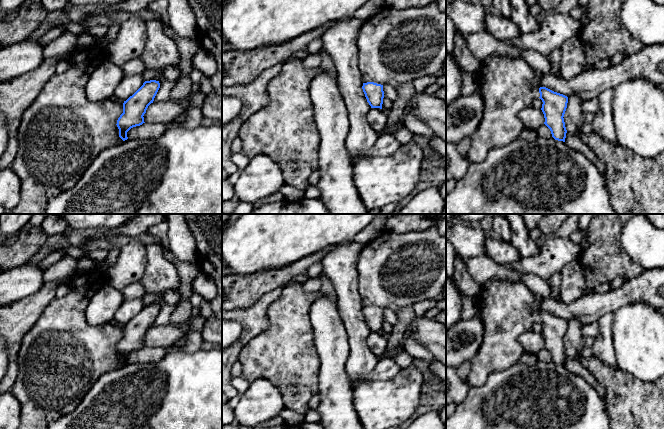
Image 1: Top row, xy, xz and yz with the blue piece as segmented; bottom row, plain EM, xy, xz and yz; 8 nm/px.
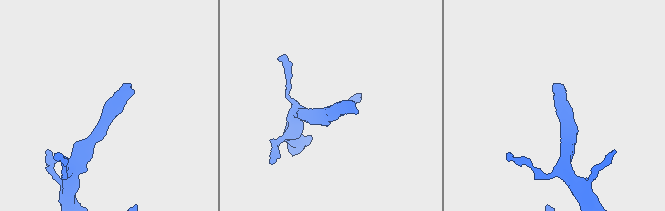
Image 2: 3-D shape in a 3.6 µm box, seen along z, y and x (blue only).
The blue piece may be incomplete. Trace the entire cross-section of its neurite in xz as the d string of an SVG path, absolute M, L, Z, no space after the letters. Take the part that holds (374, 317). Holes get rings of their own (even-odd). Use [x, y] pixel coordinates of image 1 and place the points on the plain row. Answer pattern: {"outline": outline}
{"outline": "M436 225L424 231L411 231L407 233L394 233L394 232L385 231L378 238L374 239L372 242L364 246L364 248L362 249L359 255L356 269L358 272L358 292L361 297L361 301L363 305L362 313L367 323L367 326L369 327L371 332L382 333L383 322L384 322L384 315L383 315L384 309L390 309L396 311L402 307L407 307L409 305L413 306L421 301L435 298L442 292L443 287L446 285L446 237L442 236L438 232Z"}

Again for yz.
{"outline": "M493 279L480 286L477 307L483 322L482 345L471 360L466 379L470 387L486 383L494 371L505 370L518 363L525 352L518 339L540 322L544 348L555 364L565 366L564 338L568 321L546 311L538 311L539 300L523 283Z"}

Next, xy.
{"outline": "M145 305L143 309L123 327L123 337L117 344L119 361L125 365L128 363L127 356L144 346L144 338L148 330L153 327L160 312L159 305Z"}

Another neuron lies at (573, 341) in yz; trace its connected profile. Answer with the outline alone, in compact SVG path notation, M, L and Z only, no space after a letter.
M570 319L568 321L567 332L564 338L565 351L568 357L580 362L581 347L583 346L583 335L581 331L581 323L577 319Z

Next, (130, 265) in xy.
M135 240L123 246L116 262L106 271L105 283L121 290L127 285L140 281L146 269L146 245Z

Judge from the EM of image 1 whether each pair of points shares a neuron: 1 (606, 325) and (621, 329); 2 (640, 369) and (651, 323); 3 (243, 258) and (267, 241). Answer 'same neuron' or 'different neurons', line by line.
1: different neurons
2: same neuron
3: same neuron

